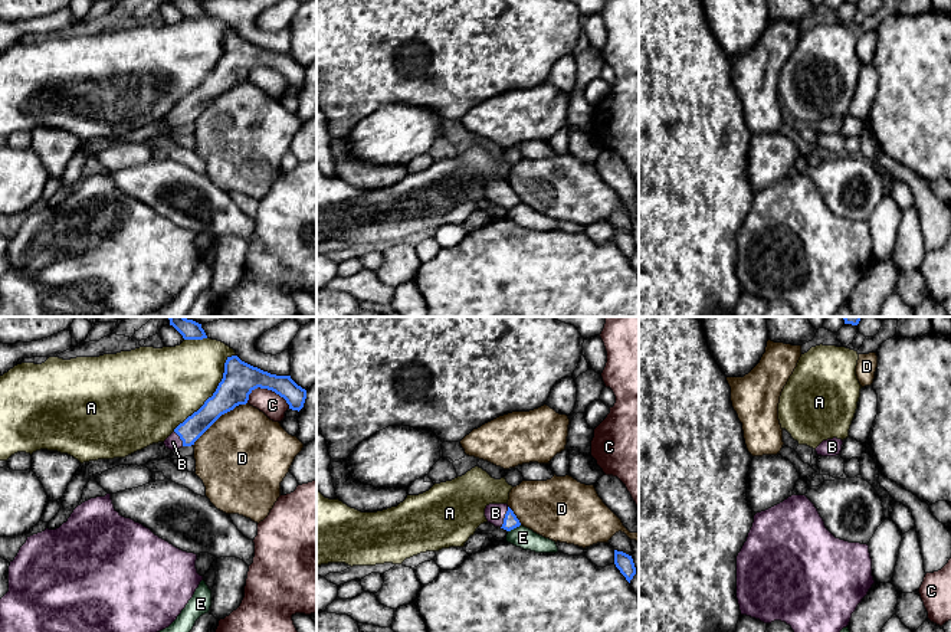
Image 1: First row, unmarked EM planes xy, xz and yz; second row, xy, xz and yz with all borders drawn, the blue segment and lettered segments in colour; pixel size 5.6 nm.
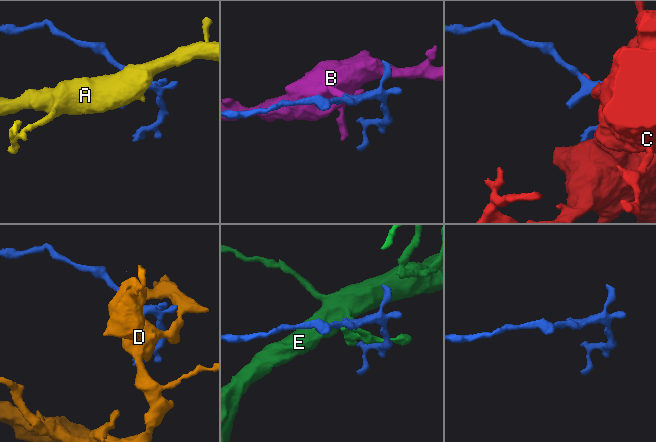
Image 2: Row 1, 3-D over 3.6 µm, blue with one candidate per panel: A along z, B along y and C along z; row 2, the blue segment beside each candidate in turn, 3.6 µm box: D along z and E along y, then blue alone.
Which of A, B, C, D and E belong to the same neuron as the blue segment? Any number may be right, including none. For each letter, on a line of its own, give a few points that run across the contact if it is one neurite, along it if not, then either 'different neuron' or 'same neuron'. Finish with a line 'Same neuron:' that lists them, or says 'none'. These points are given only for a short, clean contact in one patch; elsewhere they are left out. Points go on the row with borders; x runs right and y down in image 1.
A: different neuron
B: line xz (510, 521), (505, 517), (495, 513); same neuron
C: different neuron
D: line xy (235, 406), (225, 412), (193, 445); different neuron
E: different neuron
Same neuron: B

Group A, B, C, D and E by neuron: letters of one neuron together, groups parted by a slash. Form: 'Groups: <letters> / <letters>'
Groups: A / B / C / D / E

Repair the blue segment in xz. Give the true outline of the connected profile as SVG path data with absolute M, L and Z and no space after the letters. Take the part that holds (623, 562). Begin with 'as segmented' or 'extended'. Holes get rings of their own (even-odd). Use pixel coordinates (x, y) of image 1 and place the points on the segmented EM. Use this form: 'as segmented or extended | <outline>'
as segmented | M614 550L614 564L620 570L620 573L626 577L626 580L630 583L630 580L636 574L636 567L632 556Z

